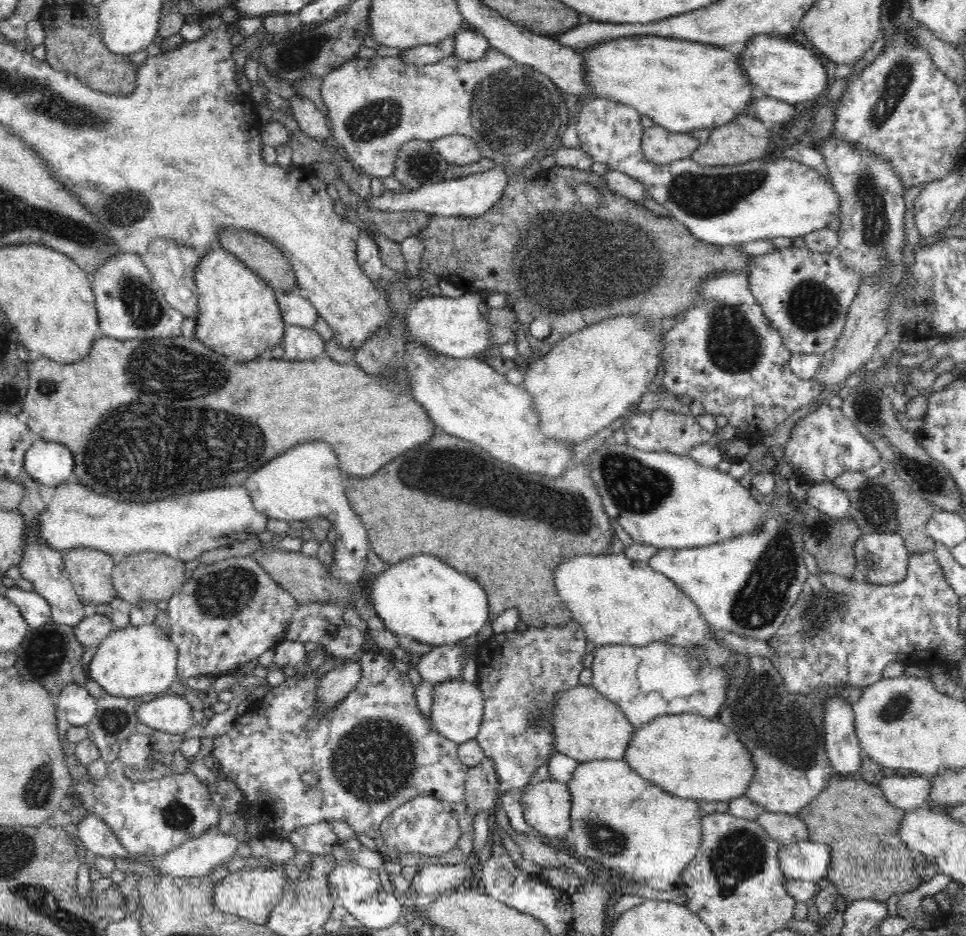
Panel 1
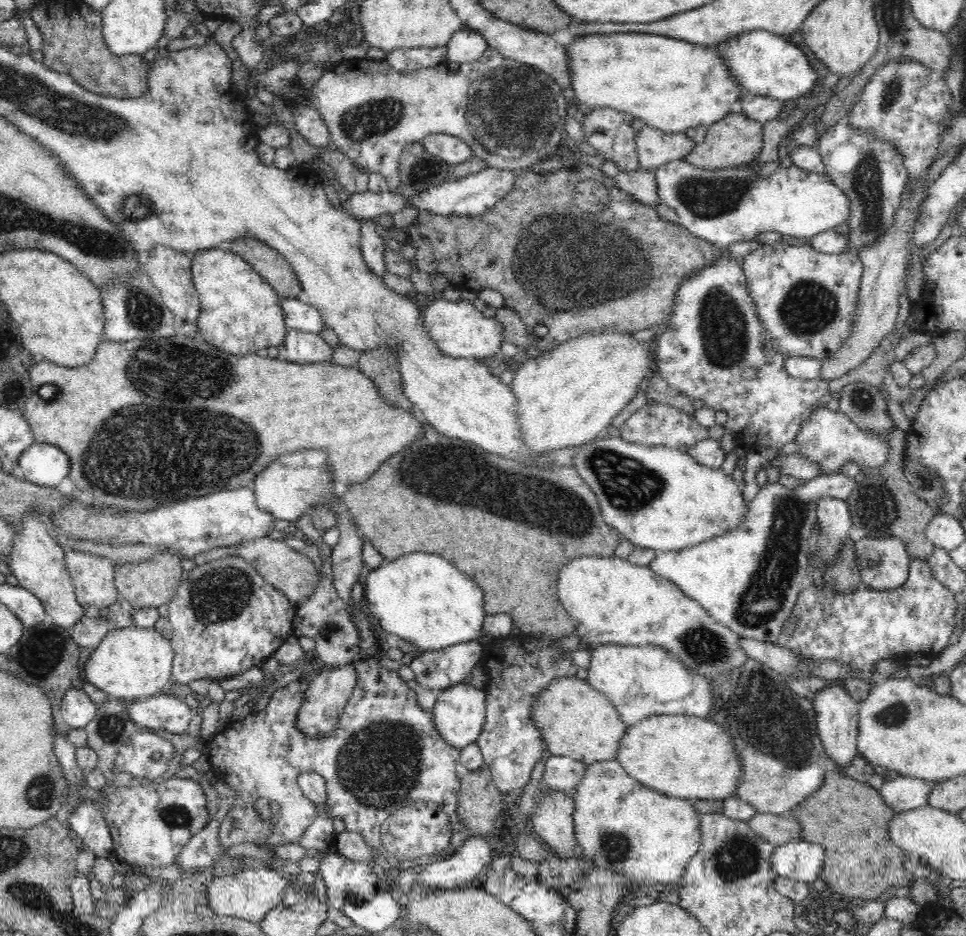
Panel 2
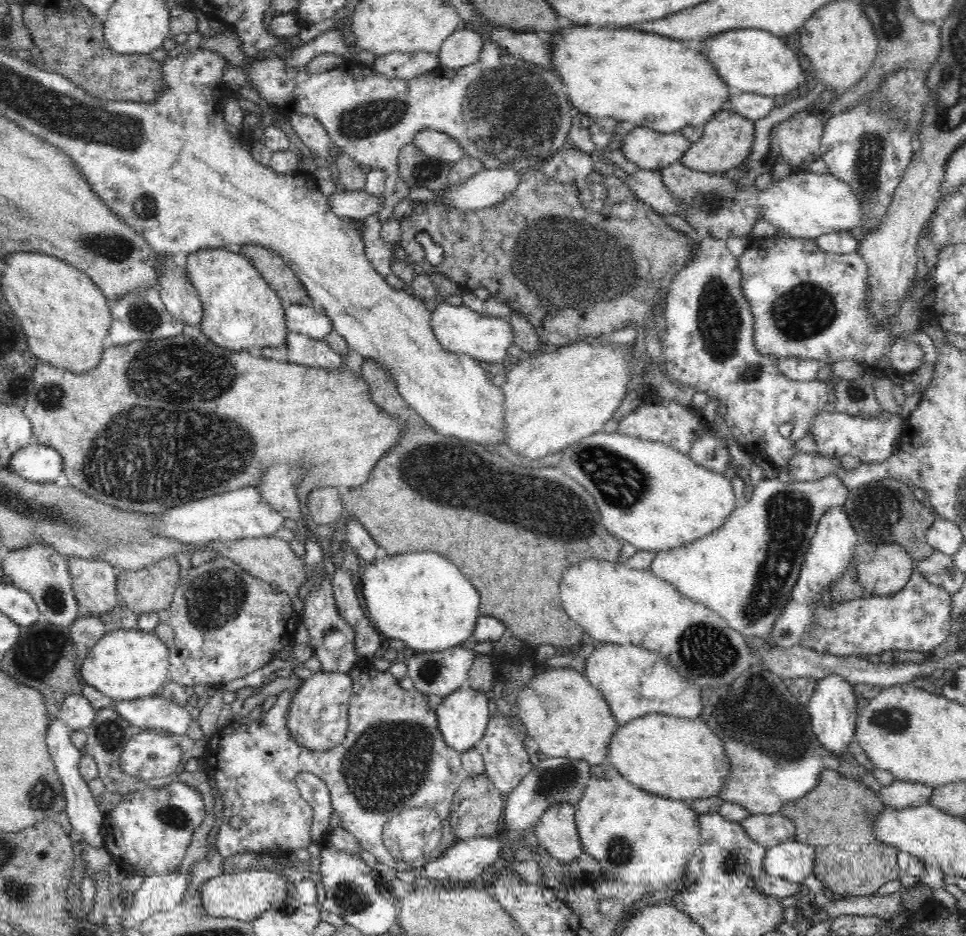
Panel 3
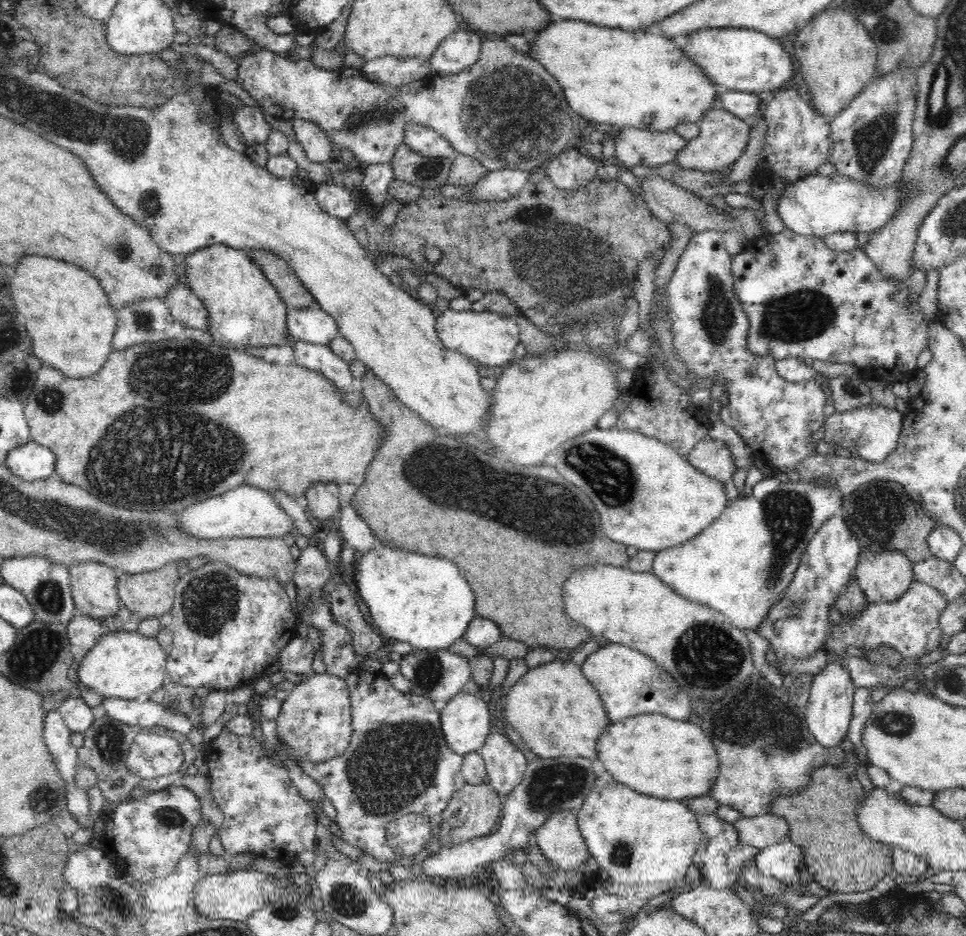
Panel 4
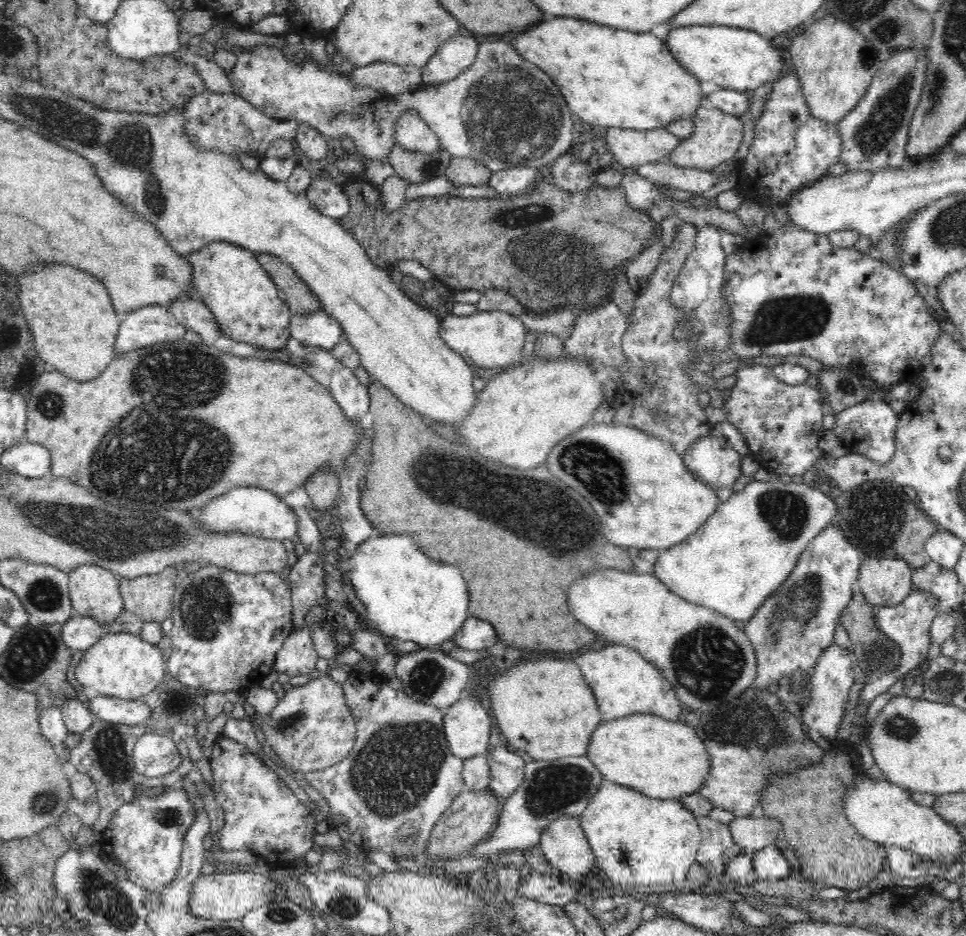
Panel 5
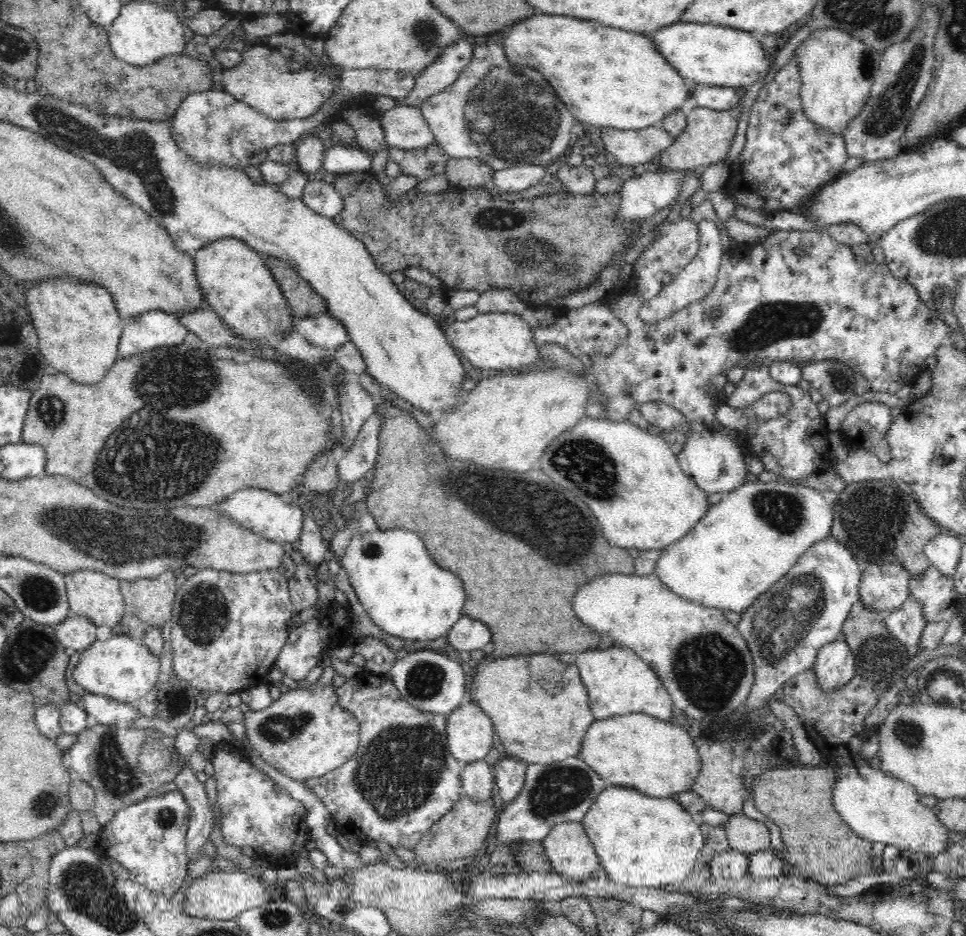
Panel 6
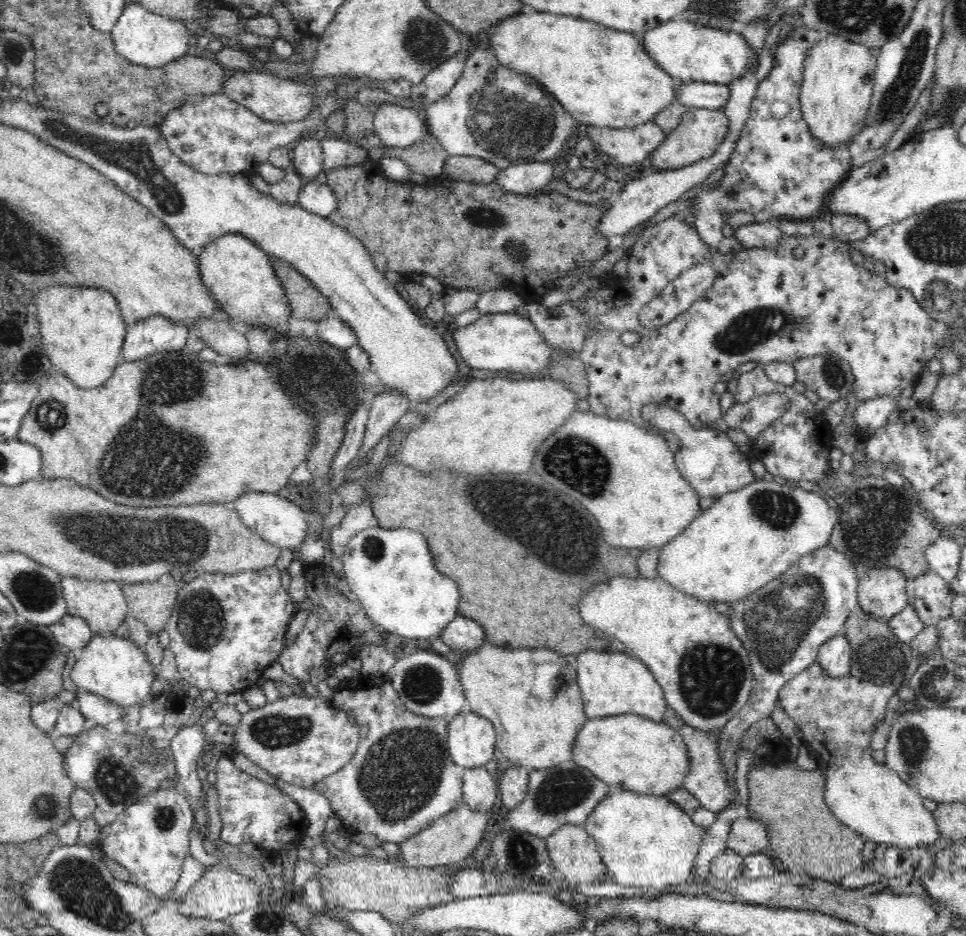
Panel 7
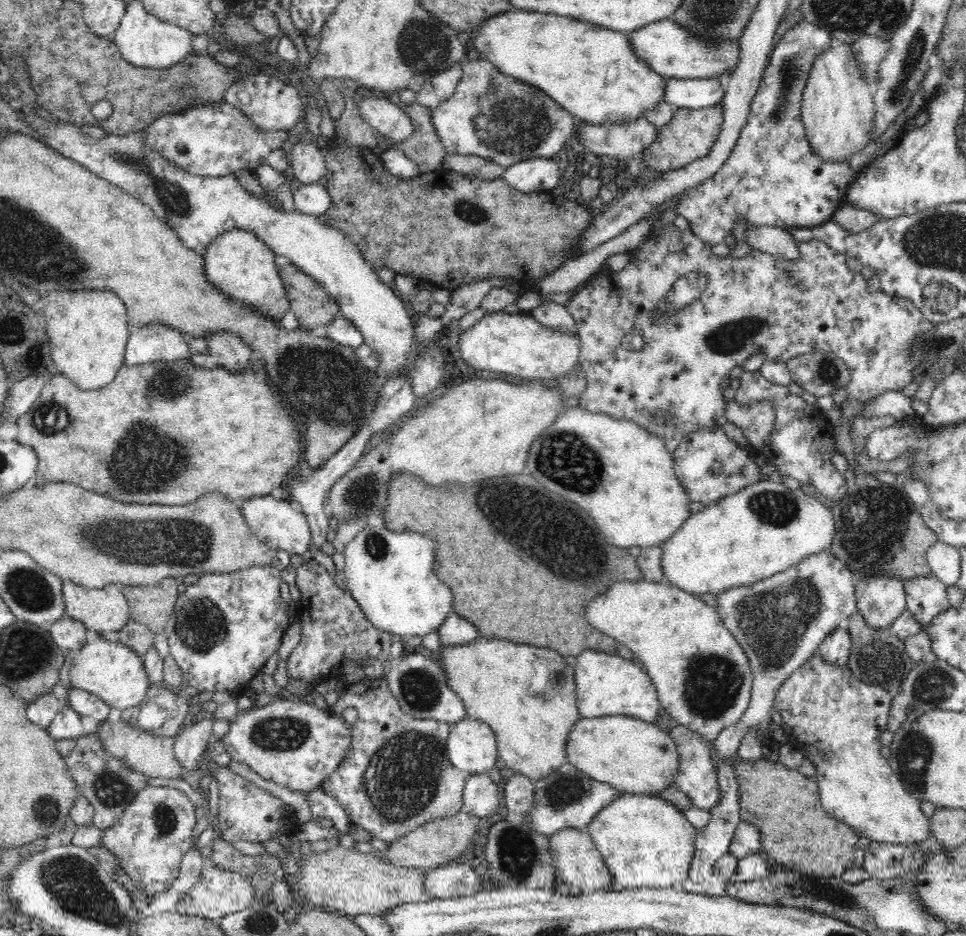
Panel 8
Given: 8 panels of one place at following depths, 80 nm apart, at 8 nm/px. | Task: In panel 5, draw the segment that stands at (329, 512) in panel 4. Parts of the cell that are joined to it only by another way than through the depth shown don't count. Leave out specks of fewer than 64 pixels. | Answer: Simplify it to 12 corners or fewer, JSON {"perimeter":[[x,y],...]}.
{"perimeter":[[313,473],[305,483],[318,511],[338,503],[339,474]]}

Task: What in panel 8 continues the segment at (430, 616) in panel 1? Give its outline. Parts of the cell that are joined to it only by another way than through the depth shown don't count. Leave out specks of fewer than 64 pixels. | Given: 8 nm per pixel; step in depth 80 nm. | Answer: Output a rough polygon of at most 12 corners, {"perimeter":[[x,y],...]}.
{"perimeter":[[370,518],[346,589],[372,626],[424,636],[452,612],[436,542]]}

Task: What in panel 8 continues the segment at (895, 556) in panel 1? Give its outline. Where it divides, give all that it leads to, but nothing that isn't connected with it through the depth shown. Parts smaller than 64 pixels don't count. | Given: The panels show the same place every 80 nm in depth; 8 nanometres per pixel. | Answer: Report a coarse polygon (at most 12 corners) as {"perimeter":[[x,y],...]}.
{"perimeter":[[902,580],[855,583],[857,611],[888,629],[906,610]]}

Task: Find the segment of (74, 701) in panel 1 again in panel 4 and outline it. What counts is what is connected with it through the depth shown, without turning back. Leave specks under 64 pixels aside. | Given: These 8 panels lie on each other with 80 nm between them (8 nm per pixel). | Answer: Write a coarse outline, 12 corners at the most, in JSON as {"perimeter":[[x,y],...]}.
{"perimeter":[[83,694],[59,708],[73,733],[84,734],[95,722],[92,702]]}

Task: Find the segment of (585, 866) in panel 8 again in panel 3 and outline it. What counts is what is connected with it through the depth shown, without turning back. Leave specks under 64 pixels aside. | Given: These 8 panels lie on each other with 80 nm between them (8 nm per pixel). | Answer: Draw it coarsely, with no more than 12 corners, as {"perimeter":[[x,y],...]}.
{"perimeter":[[549,806],[534,828],[561,864],[585,852],[575,811]]}

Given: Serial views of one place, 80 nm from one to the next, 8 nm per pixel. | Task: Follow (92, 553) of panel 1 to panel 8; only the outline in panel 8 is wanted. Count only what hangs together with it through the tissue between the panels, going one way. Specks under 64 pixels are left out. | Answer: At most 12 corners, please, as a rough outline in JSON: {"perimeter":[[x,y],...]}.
{"perimeter":[[63,582],[65,610],[86,629],[118,632],[130,619],[120,585]]}

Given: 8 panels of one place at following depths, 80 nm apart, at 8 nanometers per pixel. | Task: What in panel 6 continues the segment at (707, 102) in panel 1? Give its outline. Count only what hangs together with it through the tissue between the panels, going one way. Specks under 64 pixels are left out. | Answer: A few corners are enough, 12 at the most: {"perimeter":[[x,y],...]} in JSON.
{"perimeter":[[550,14],[502,31],[576,122],[662,129],[692,88],[648,34]]}

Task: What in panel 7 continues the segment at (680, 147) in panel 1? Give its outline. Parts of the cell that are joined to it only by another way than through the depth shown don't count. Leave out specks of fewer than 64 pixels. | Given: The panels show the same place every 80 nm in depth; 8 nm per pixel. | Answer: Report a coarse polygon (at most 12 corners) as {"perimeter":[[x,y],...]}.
{"perimeter":[[653,120],[628,128],[586,125],[598,155],[626,170],[664,140]]}

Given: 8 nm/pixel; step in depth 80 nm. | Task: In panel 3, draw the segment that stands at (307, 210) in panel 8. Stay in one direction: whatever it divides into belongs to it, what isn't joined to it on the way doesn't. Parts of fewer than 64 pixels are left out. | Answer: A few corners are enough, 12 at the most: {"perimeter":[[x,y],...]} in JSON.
{"perimeter":[[365,190],[326,195],[330,211],[364,220],[382,208],[382,197]]}

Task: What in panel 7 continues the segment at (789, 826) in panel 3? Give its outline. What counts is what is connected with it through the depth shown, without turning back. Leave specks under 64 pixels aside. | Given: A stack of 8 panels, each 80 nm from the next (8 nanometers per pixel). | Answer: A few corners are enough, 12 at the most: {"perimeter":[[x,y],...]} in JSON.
{"perimeter":[[744,814],[727,848],[745,857],[768,846],[766,827]]}

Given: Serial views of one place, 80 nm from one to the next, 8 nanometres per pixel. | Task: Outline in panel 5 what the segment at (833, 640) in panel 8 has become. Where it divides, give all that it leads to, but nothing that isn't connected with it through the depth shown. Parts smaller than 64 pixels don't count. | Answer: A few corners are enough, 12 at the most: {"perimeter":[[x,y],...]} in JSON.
{"perimeter":[[832,643],[811,673],[802,711],[809,738],[828,750],[857,669]]}

